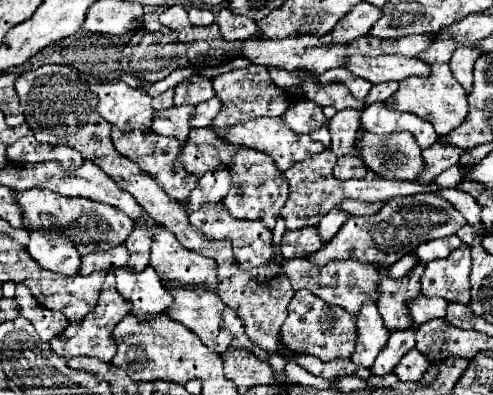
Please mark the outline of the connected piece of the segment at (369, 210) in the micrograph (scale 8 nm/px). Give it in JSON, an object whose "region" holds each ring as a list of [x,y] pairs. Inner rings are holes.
{"region":[[[346,199],[342,201],[338,207],[350,215],[372,215],[376,213],[384,203],[362,203],[362,201],[354,201],[354,199]]]}

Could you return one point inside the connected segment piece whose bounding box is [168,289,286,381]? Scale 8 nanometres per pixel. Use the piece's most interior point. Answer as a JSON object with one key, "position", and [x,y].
{"position":[201,311]}

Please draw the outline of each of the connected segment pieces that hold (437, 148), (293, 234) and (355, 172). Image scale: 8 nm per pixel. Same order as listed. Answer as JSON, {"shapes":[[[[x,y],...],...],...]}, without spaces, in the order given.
{"shapes":[[[[434,143],[434,147],[428,147],[422,151],[422,157],[426,161],[426,171],[424,175],[418,179],[418,183],[430,183],[436,175],[440,175],[442,171],[454,167],[460,163],[460,155],[466,149],[454,147],[454,145],[446,145],[446,143]]],[[[304,227],[296,231],[286,231],[282,237],[282,255],[284,259],[292,257],[308,257],[324,247],[324,241],[318,233],[318,227]]],[[[352,153],[346,157],[338,157],[338,163],[334,167],[334,177],[336,179],[366,179],[368,169],[360,161],[360,157]]]]}

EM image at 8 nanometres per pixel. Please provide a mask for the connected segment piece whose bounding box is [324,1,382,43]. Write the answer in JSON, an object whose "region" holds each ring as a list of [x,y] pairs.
{"region":[[[358,3],[354,5],[346,17],[342,17],[342,23],[338,23],[338,27],[334,27],[334,31],[330,31],[330,35],[326,35],[324,39],[328,43],[350,43],[354,37],[362,37],[368,33],[368,29],[380,19],[382,9],[374,7],[372,3]]]}

